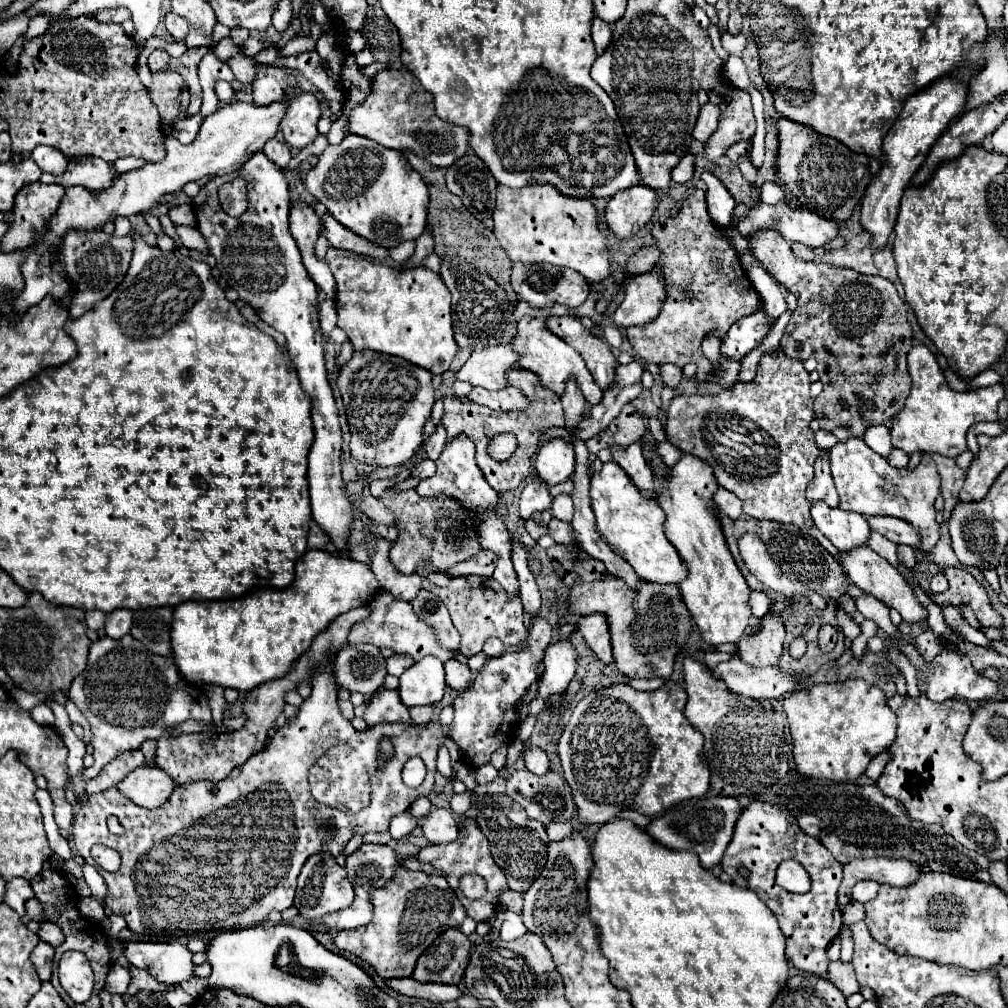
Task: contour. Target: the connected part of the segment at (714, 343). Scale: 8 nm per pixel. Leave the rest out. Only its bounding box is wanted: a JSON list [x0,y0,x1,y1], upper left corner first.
[703,331,721,371]

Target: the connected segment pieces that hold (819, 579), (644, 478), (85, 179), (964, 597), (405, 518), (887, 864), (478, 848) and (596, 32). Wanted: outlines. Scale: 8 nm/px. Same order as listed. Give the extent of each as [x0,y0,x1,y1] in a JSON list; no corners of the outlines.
[[721,515,849,607],[613,443,653,499],[39,157,119,191],[933,567,1001,627],[381,487,481,573],[839,859,921,909],[417,821,507,921],[591,17,611,55]]

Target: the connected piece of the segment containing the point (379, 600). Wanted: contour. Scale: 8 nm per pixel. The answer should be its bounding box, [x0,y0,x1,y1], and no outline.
[349,591,453,663]

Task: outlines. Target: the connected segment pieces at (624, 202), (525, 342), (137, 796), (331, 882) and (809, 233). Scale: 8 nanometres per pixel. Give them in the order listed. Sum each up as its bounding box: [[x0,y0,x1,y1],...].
[[605,185,657,239],[513,317,603,405],[117,767,175,809],[295,851,353,921],[731,203,839,249]]

